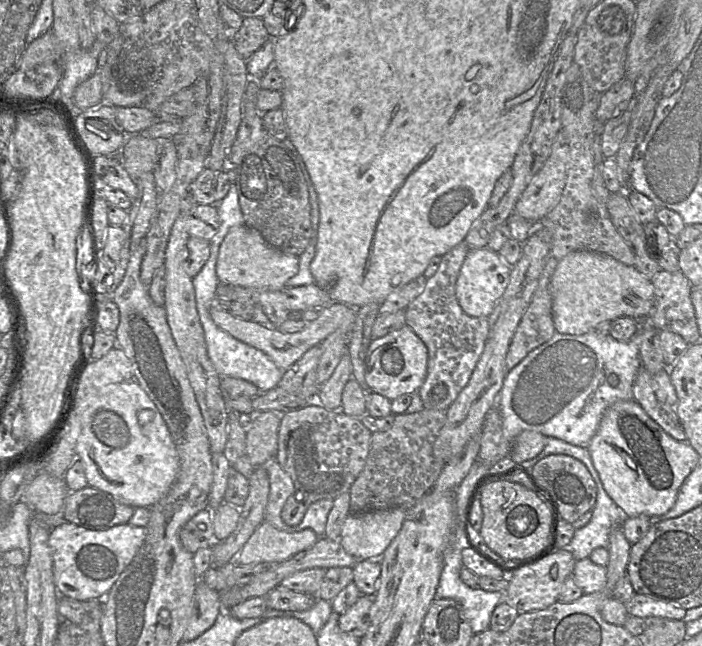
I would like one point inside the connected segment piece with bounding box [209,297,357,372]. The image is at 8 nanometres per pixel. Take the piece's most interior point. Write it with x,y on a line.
285,349

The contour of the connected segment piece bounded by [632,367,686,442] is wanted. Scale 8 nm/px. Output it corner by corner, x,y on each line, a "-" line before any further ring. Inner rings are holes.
644,368
638,371
632,386
633,400
671,438
686,442
677,416
677,396
669,377
669,368
656,374

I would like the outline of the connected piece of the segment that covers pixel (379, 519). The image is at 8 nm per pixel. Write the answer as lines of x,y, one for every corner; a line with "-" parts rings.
403,508
351,512
343,524
340,543
358,561
383,555
399,533
406,514

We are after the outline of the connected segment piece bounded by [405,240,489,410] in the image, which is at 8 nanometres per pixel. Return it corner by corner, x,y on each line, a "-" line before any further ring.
463,240
445,253
437,272
428,278
424,291
405,309
406,325
418,335
428,349
427,375
418,392
426,409
449,408
467,385
488,337
488,317
467,315
455,294
456,281
469,251

